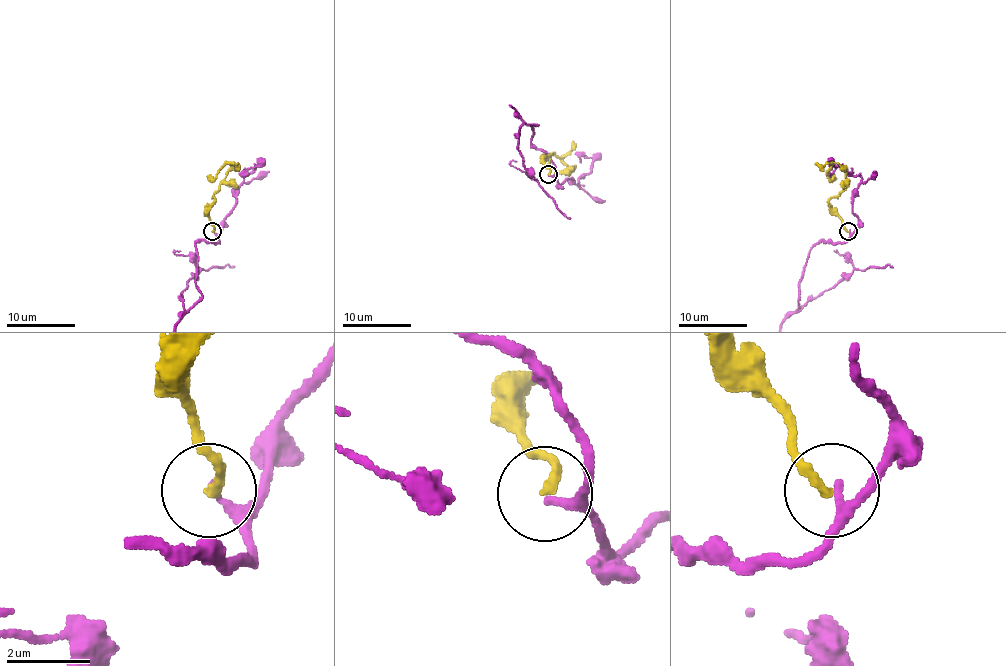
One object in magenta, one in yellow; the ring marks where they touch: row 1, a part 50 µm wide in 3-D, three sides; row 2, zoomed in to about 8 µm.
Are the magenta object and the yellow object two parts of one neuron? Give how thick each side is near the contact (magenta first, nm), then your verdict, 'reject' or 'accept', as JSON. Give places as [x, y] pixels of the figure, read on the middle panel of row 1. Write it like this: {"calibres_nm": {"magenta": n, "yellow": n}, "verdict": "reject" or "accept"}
{"calibres_nm": {"magenta": 200, "yellow": 220}, "verdict": "reject"}

